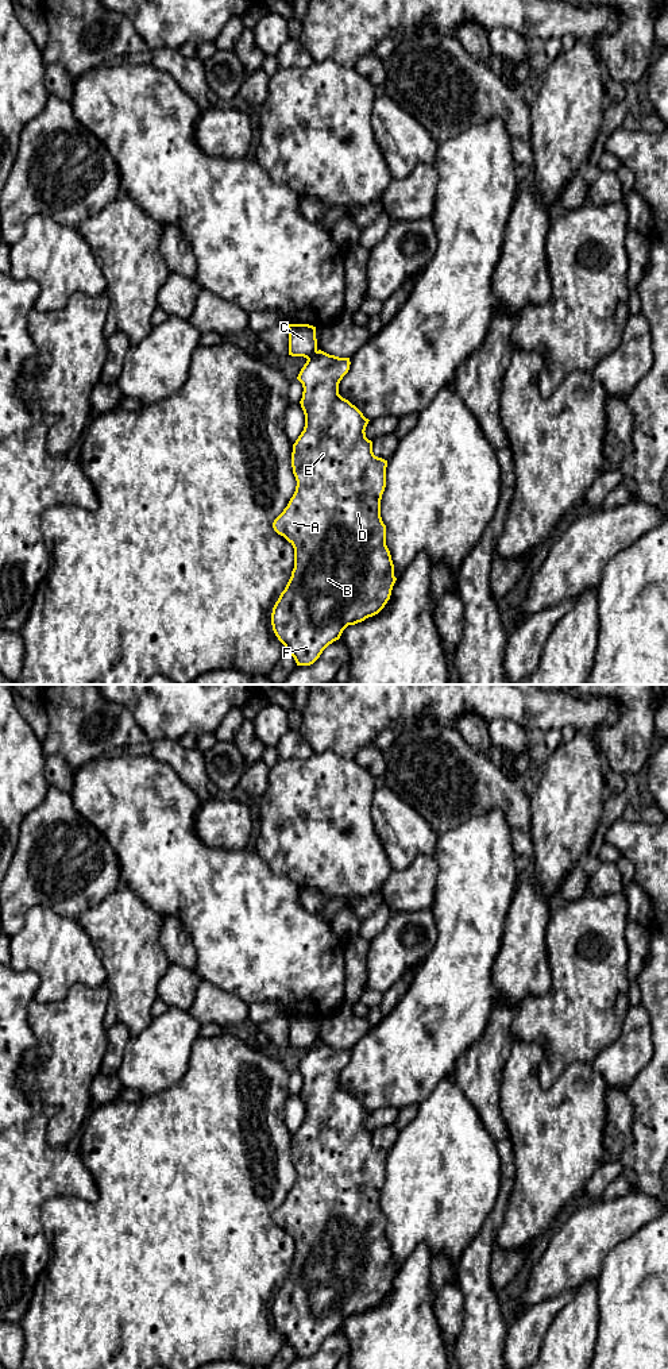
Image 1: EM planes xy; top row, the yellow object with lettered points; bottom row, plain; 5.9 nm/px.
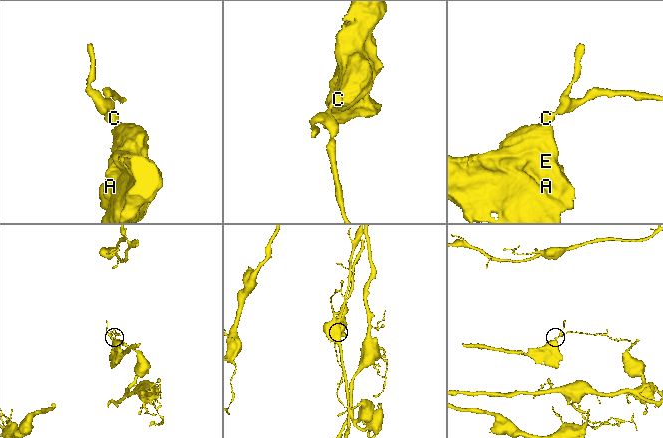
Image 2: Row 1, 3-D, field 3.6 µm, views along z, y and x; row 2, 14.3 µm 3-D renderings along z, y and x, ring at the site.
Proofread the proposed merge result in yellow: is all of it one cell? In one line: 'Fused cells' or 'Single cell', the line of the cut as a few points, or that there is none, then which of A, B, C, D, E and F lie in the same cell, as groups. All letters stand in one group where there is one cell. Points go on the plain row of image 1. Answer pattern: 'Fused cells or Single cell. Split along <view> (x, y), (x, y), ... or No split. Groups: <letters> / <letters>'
Fused cells. Split along xy (317, 1042), (307, 1049). Groups: A B D E F / C

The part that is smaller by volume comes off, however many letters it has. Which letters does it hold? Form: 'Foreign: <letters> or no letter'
Foreign: A, B, D, E, F

